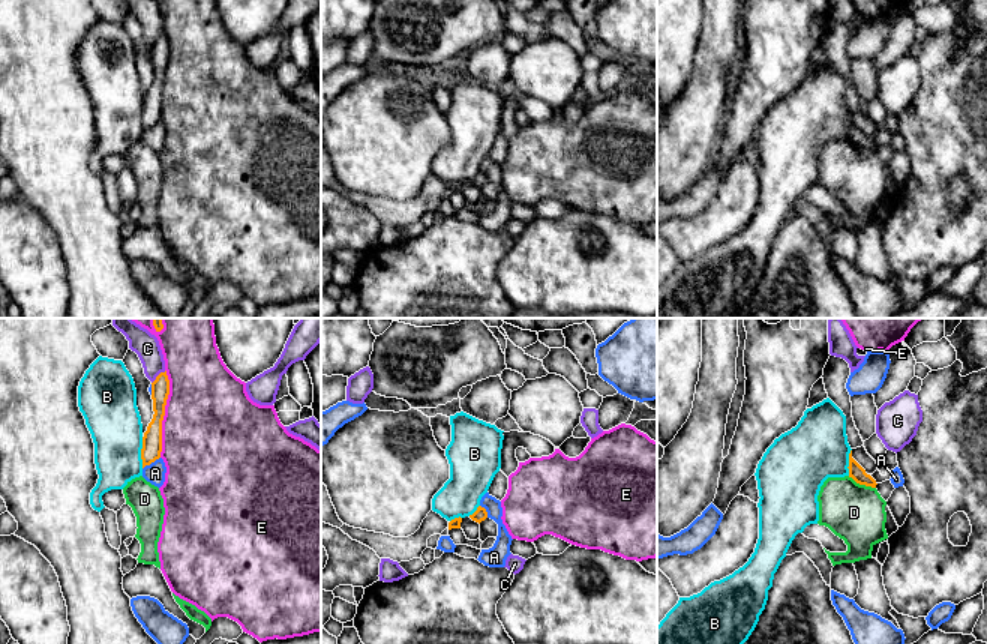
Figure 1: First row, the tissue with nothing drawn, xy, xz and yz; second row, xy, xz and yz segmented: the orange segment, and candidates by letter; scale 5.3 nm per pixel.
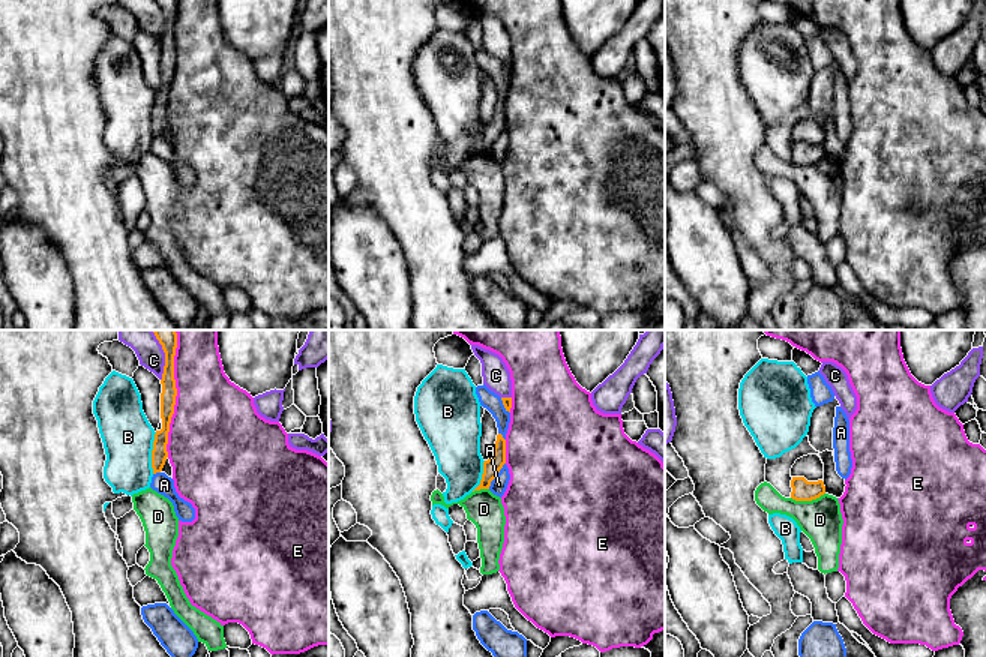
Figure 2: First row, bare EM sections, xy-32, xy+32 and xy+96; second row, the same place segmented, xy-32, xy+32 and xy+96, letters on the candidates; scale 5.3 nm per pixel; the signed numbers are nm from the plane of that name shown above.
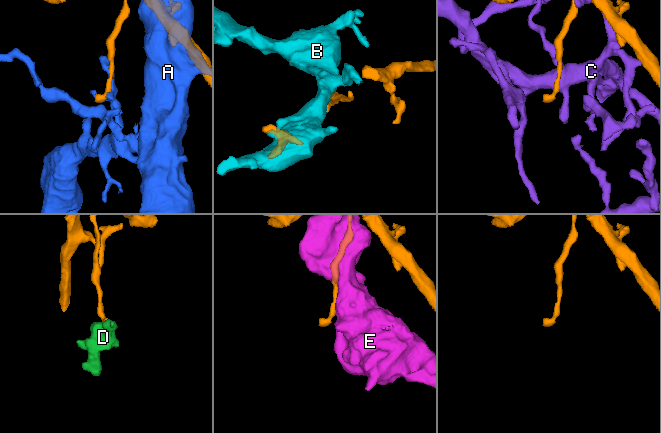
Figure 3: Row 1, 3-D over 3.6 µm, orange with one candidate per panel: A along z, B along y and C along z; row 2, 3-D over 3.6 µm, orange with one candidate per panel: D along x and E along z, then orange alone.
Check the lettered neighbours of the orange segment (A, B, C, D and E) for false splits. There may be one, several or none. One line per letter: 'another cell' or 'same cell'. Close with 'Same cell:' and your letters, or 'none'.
A: another cell
B: another cell
C: another cell
D: another cell
E: another cell
Same cell: none

